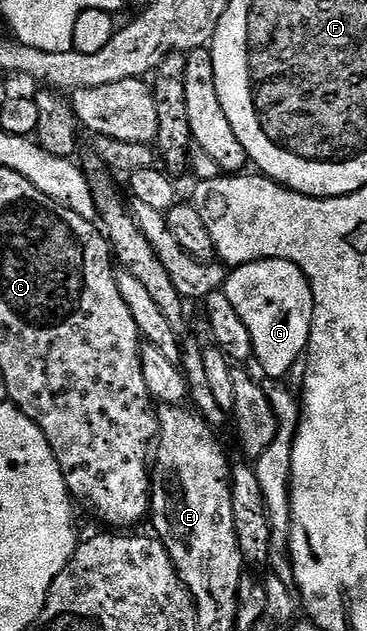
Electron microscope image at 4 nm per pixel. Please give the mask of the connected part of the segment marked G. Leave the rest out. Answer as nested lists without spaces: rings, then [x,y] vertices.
[[[258,260],[252,264],[240,264],[238,266],[232,267],[230,271],[226,273],[226,284],[223,285],[222,291],[228,296],[229,302],[233,304],[234,310],[240,315],[241,322],[248,327],[249,334],[252,335],[252,346],[254,348],[253,356],[257,361],[259,359],[259,364],[263,367],[264,377],[270,378],[272,380],[283,380],[286,377],[286,372],[294,366],[295,363],[300,363],[301,357],[306,353],[307,343],[309,342],[309,334],[311,333],[311,319],[313,318],[313,310],[315,309],[315,303],[311,297],[311,283],[307,281],[307,276],[300,268],[296,266],[293,262],[288,260]]]

